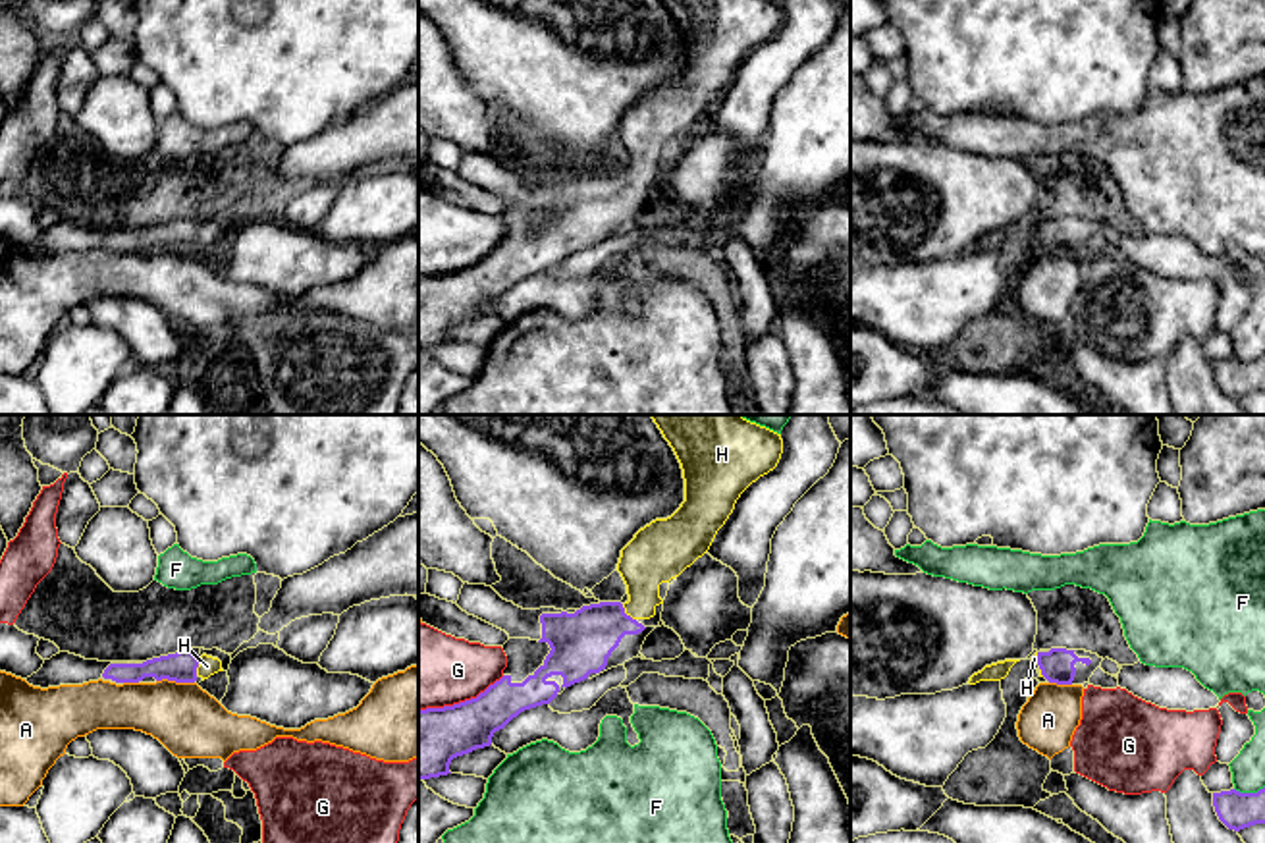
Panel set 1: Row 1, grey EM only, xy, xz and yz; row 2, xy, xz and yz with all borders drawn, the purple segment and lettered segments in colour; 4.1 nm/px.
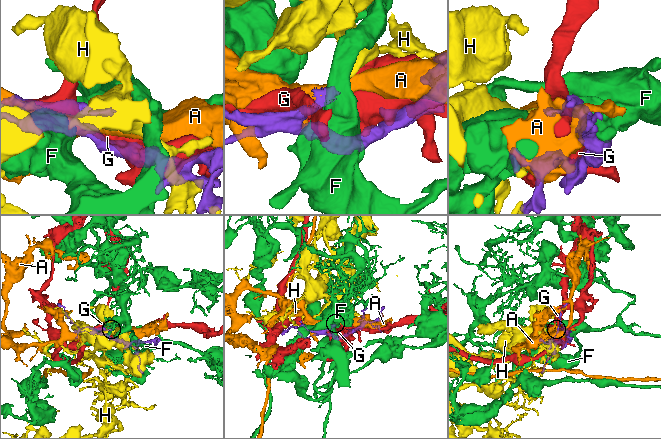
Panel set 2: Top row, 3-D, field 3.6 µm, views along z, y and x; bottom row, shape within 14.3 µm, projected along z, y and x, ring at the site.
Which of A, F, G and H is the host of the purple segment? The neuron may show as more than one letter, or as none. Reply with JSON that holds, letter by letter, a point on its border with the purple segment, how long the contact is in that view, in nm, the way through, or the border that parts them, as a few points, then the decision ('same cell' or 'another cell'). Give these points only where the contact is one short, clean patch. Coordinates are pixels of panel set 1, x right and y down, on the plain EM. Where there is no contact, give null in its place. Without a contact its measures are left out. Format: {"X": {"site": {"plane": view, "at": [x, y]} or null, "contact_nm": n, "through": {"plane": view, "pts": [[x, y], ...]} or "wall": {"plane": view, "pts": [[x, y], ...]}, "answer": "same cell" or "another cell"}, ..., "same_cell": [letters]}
{"A": {"site": {"plane": "xy", "at": [176, 249]}, "contact_nm": 160, "answer": "another cell"}, "F": {"site": {"plane": "yz", "at": [1248, 361]}, "contact_nm": 130, "answer": "another cell"}, "G": {"site": {"plane": "xz", "at": [461, 271]}, "contact_nm": 380, "answer": "another cell"}, "H": {"site": {"plane": "xz", "at": [625, 182]}, "contact_nm": 90, "through": {"plane": "xz", "pts": [[581, 211], [604, 191], [625, 182], [643, 164], [648, 128]]}, "answer": "same cell"}, "same_cell": ["H"]}

